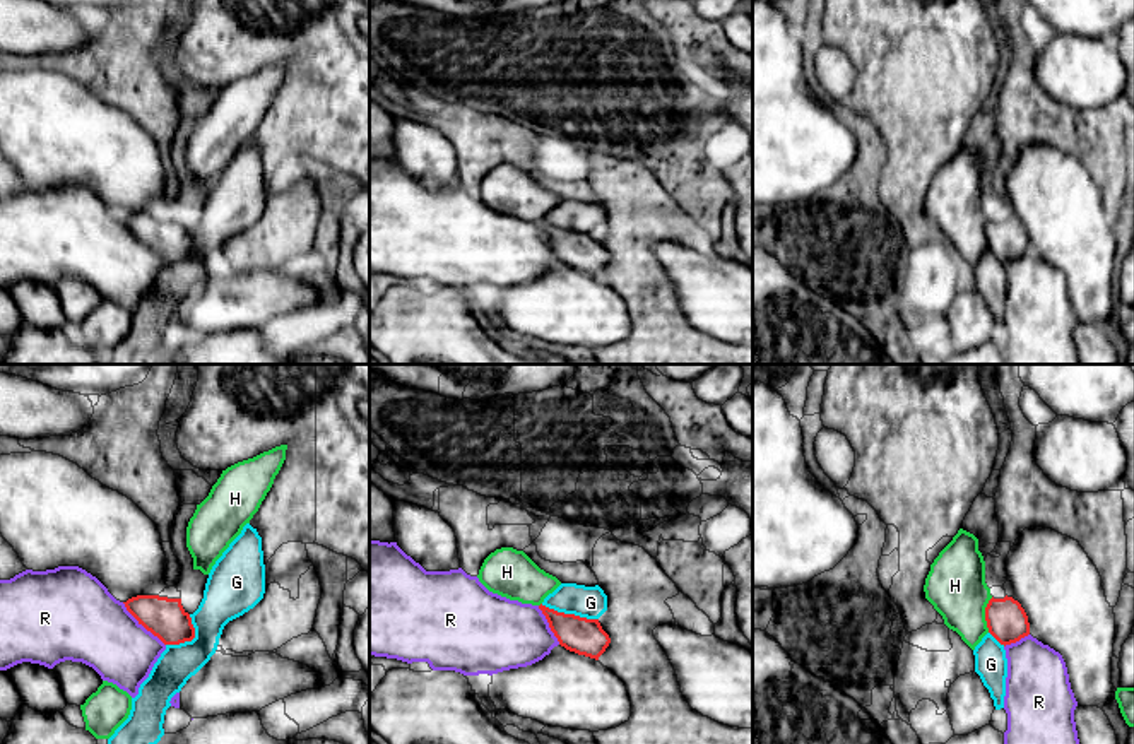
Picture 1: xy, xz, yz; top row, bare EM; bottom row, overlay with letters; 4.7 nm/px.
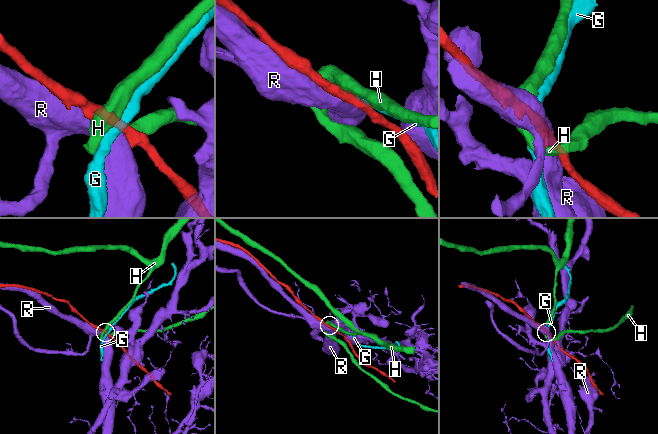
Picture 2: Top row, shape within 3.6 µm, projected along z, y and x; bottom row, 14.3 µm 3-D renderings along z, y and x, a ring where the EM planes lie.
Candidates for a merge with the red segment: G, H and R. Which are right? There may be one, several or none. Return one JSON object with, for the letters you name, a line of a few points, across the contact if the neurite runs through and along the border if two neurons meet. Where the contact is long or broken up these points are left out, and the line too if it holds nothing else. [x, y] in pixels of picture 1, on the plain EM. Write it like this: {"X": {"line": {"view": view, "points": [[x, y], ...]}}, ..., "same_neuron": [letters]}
{"same_neuron": []}

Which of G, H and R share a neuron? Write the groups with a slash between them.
G / H / R

